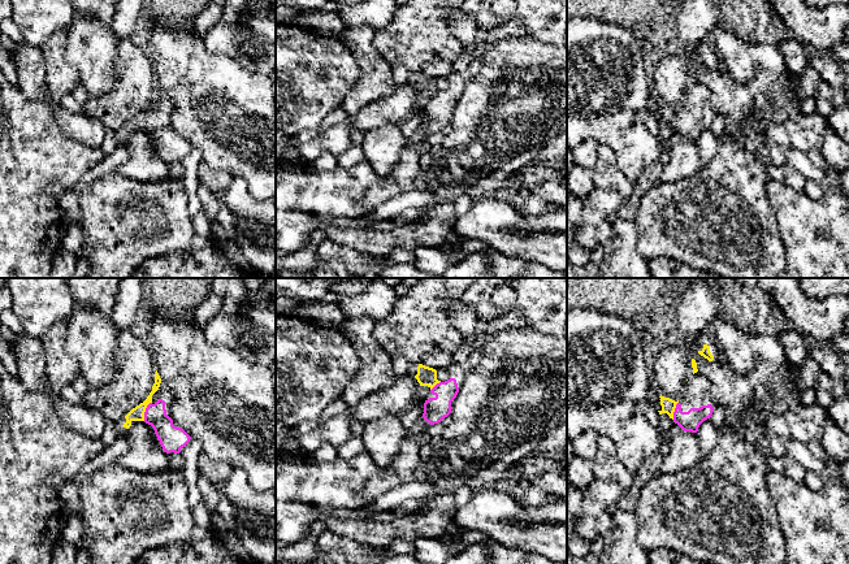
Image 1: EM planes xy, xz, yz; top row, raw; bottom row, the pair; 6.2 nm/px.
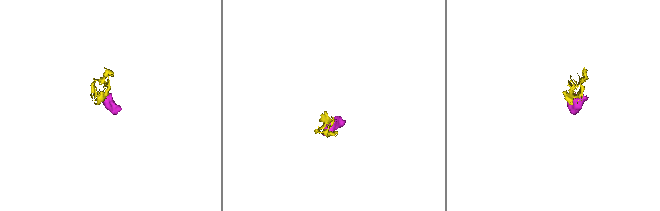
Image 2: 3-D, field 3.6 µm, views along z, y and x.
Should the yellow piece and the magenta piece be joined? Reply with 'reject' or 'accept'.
reject

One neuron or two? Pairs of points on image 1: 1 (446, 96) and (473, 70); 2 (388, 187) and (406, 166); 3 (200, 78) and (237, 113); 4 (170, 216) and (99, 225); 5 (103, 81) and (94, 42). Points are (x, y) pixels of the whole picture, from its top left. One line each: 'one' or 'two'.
1: one
2: one
3: one
4: one
5: one

